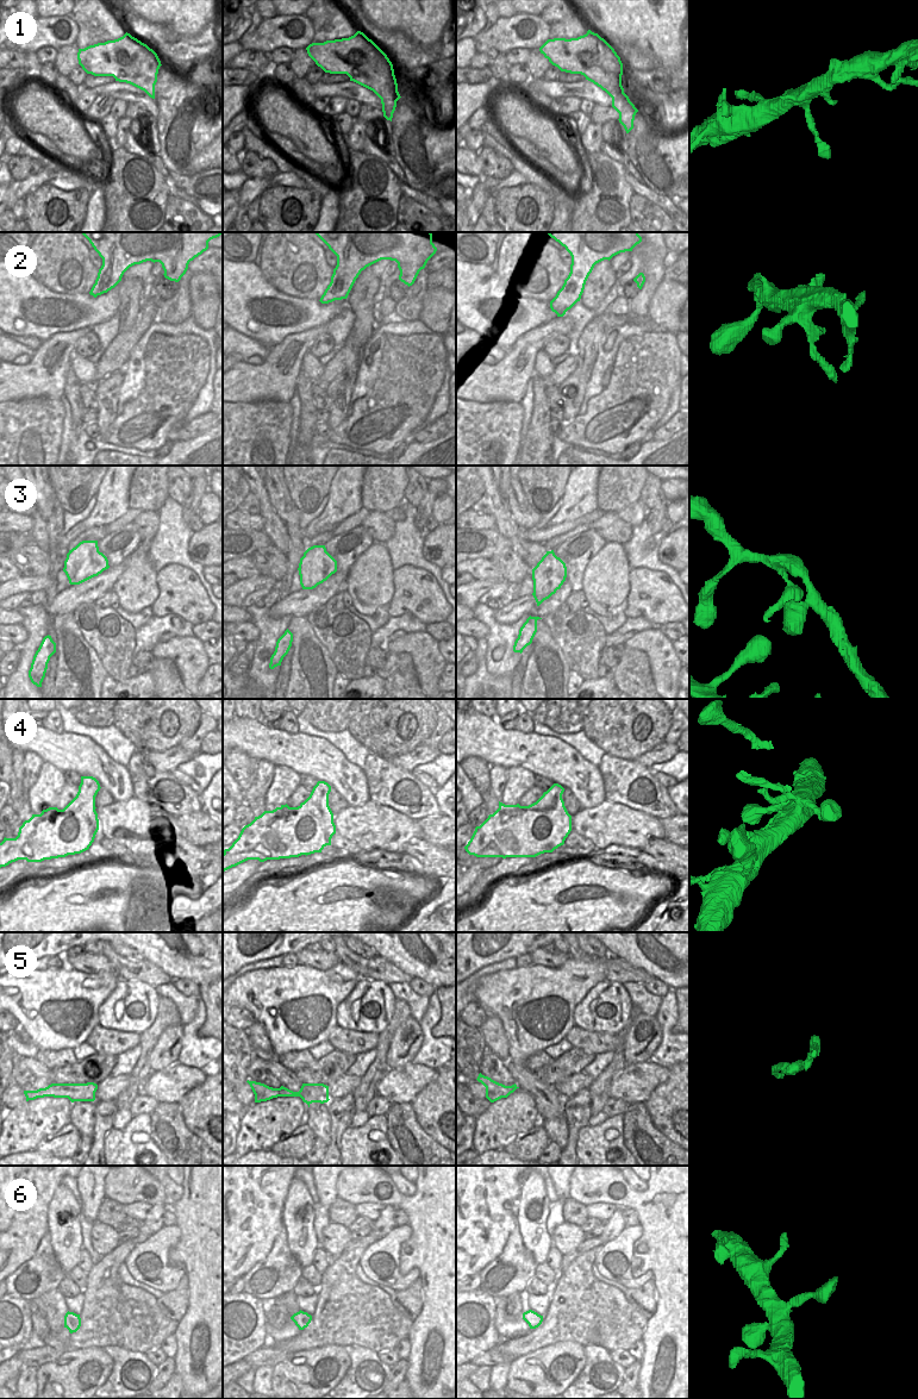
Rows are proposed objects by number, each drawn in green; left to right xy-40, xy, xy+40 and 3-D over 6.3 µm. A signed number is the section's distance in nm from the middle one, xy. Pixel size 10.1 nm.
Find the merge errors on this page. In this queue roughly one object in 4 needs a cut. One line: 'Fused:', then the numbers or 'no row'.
Fused: 2

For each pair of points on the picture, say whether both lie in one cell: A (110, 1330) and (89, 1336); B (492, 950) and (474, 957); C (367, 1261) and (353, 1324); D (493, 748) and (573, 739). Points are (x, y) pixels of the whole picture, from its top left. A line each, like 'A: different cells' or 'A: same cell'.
A: same cell
B: same cell
C: different cells
D: different cells

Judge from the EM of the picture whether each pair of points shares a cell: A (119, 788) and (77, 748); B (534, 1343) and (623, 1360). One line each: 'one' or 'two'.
A: one
B: two

